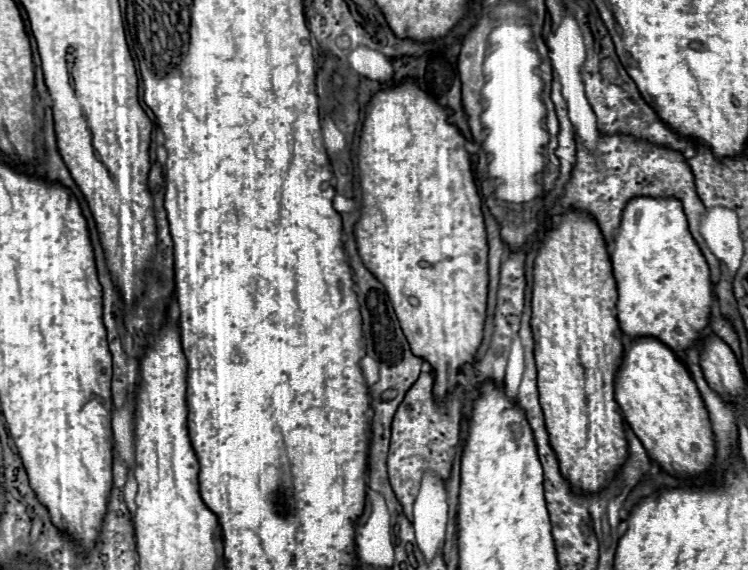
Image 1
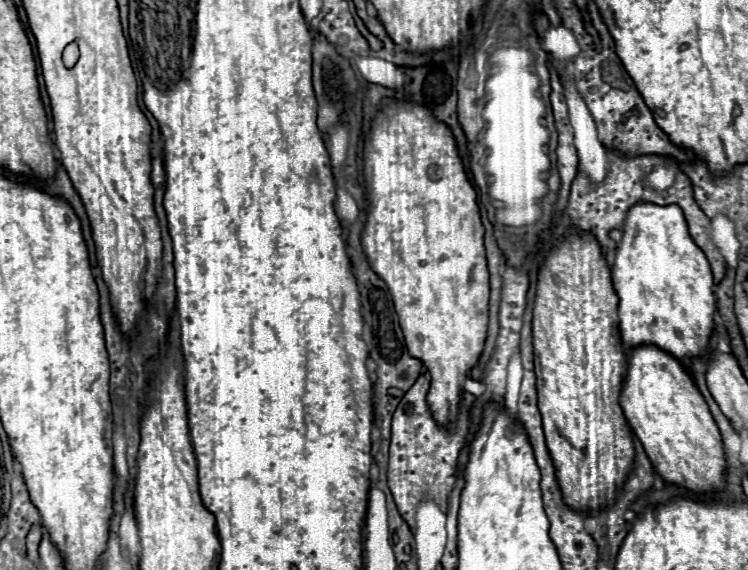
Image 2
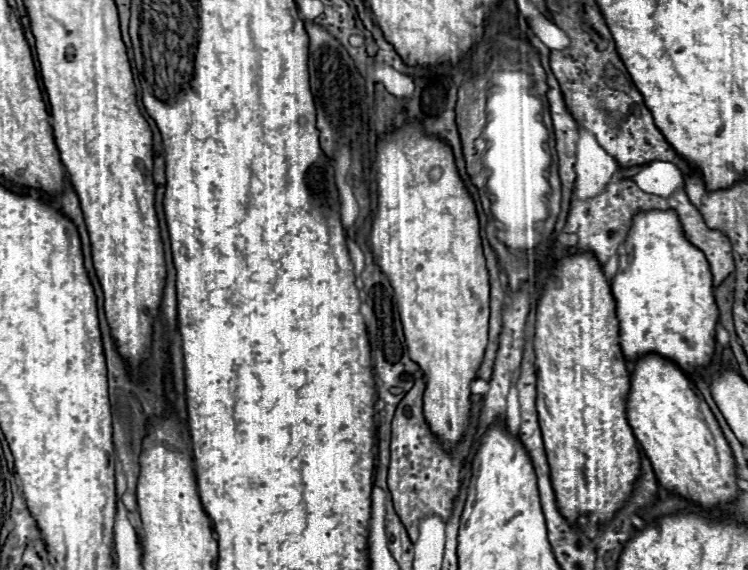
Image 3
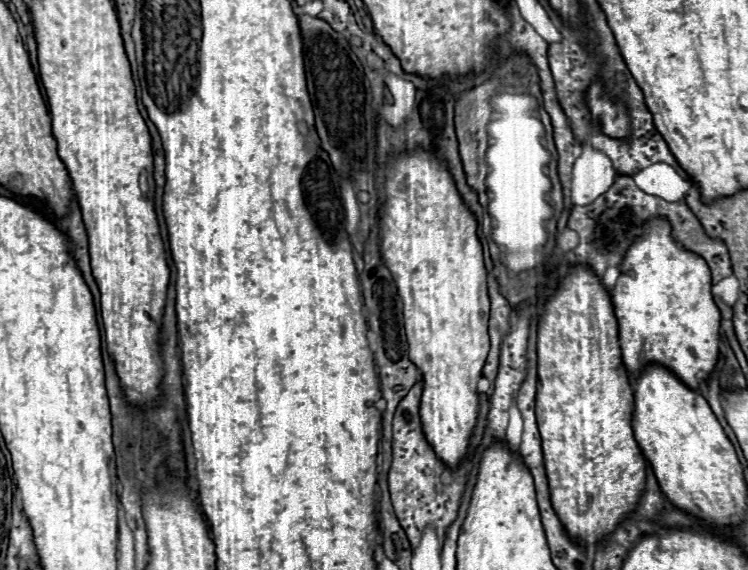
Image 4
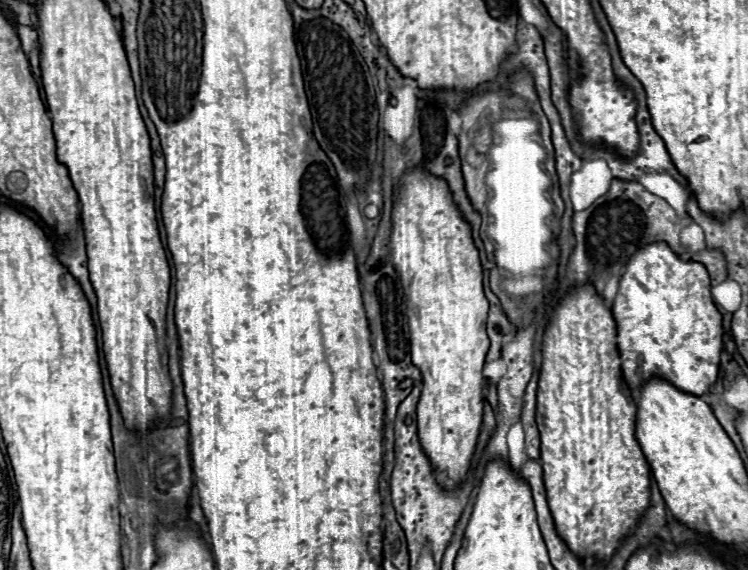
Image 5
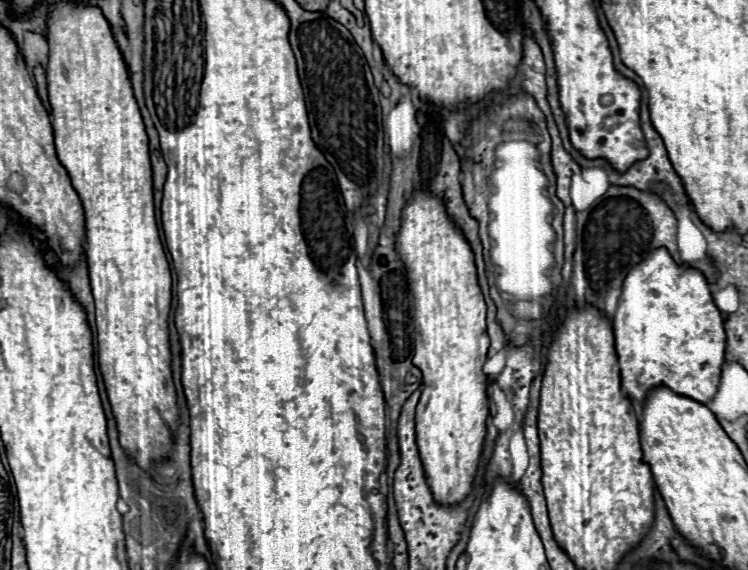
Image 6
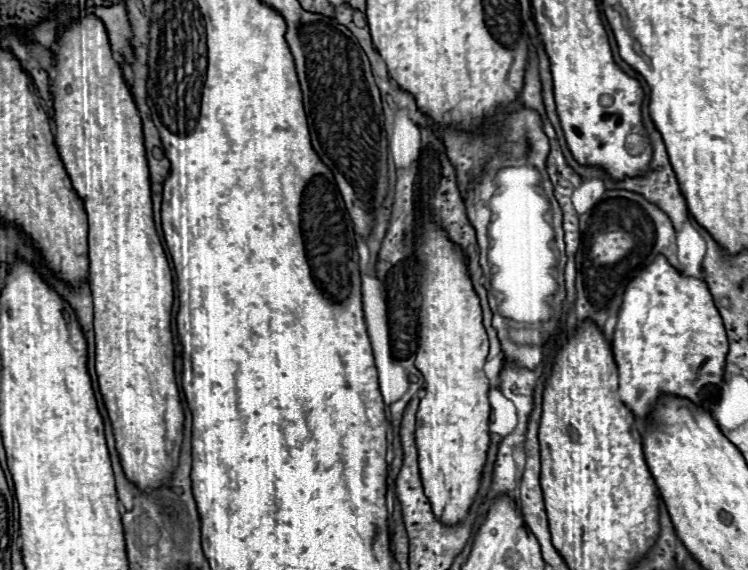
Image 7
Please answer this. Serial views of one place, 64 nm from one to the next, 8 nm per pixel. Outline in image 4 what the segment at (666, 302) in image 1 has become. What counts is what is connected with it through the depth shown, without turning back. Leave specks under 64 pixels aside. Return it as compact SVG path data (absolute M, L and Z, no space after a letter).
M650 218L642 224L642 234L632 242L620 264L620 276L612 290L612 304L618 318L618 338L622 360L630 374L638 374L648 364L662 364L672 370L686 386L698 390L700 382L714 370L718 358L720 310L712 300L710 268L706 260L676 242L666 218Z

